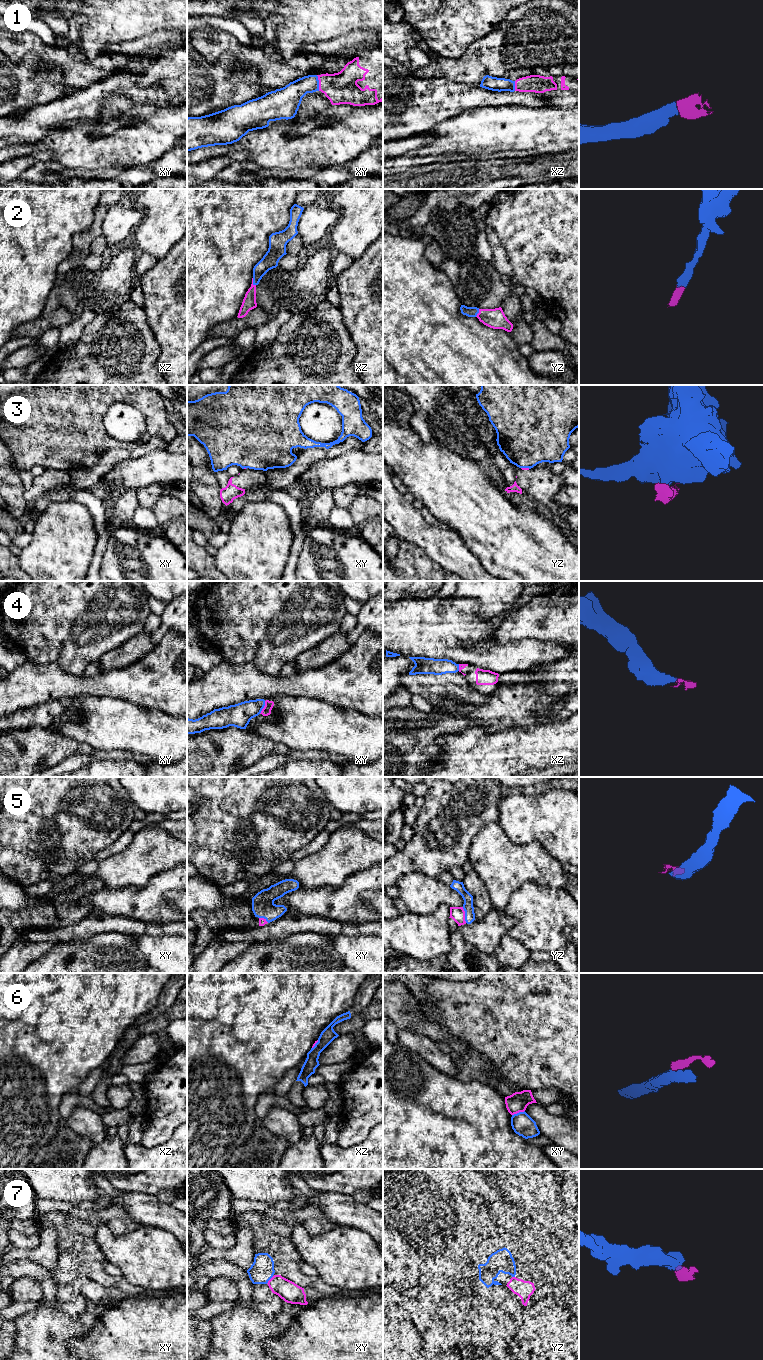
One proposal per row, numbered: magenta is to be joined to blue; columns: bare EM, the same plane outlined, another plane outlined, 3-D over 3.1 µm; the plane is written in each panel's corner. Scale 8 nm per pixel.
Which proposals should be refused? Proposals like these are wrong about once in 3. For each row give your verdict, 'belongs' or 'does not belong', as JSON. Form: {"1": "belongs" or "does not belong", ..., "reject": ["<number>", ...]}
{"1": "belongs", "2": "belongs", "3": "does not belong", "4": "does not belong", "5": "belongs", "6": "does not belong", "7": "belongs", "reject": ["3", "4", "6"]}

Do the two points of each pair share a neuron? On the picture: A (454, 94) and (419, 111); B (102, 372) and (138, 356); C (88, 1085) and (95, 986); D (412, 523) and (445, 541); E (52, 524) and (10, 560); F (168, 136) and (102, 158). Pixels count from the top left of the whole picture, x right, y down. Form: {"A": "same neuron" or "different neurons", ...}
{"A": "same neuron", "B": "same neuron", "C": "different neurons", "D": "same neuron", "E": "different neurons", "F": "same neuron"}

